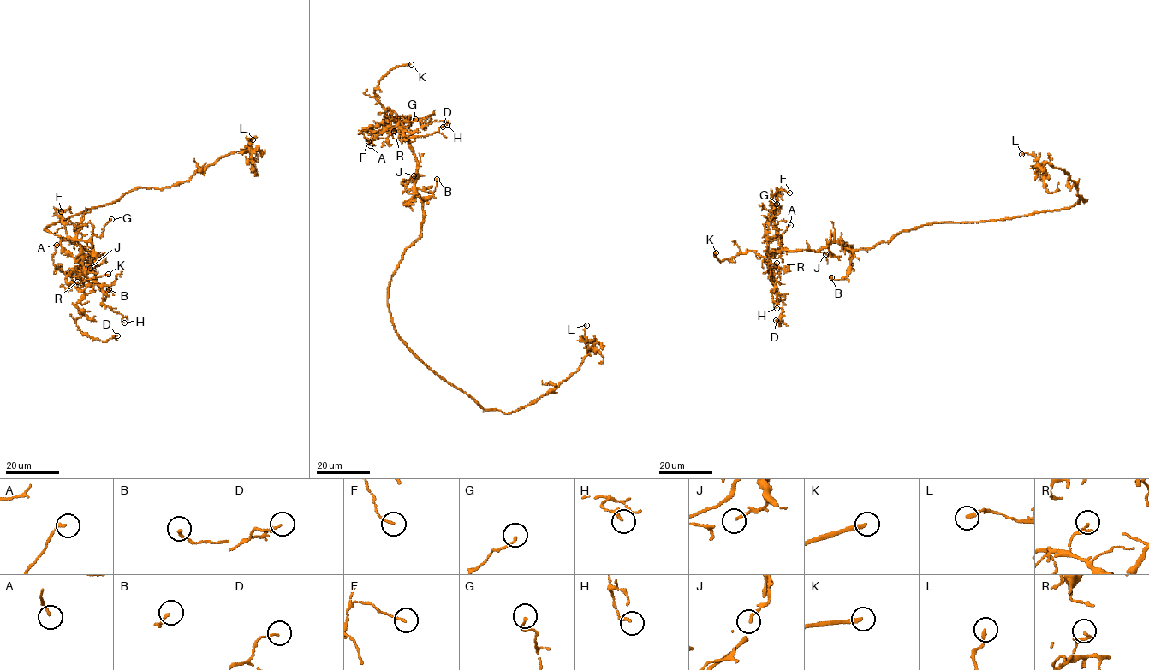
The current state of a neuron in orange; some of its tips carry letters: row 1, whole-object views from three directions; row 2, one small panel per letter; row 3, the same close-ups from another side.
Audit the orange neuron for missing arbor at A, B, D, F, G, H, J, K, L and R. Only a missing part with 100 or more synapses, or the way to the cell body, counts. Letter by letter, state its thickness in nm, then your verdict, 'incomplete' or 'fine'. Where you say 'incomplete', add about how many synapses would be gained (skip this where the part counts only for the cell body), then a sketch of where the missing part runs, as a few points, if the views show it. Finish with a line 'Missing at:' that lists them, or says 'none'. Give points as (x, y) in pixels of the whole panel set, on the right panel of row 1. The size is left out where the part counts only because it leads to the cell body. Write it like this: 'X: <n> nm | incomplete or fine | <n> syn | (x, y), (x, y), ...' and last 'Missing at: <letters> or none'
A: 130 nm | fine
B: 160 nm | fine
D: 130 nm | fine
F: 110 nm | fine
G: 130 nm | fine
H: 190 nm | fine
J: 140 nm | fine
K: 240 nm | incomplete | (716, 252), (714, 248), (705, 246), (705, 241)
L: 190 nm | fine
R: 130 nm | fine
Missing at: K

